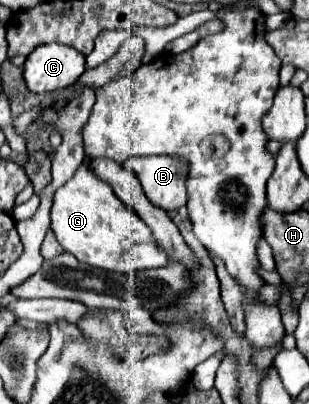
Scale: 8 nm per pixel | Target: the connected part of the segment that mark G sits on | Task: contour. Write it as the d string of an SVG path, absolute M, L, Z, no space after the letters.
M80 165L74 177L54 193L50 219L50 229L58 243L84 265L118 273L134 273L168 265L168 257L152 239L148 225L128 209L112 193L112 187L106 181L100 181L88 165Z

